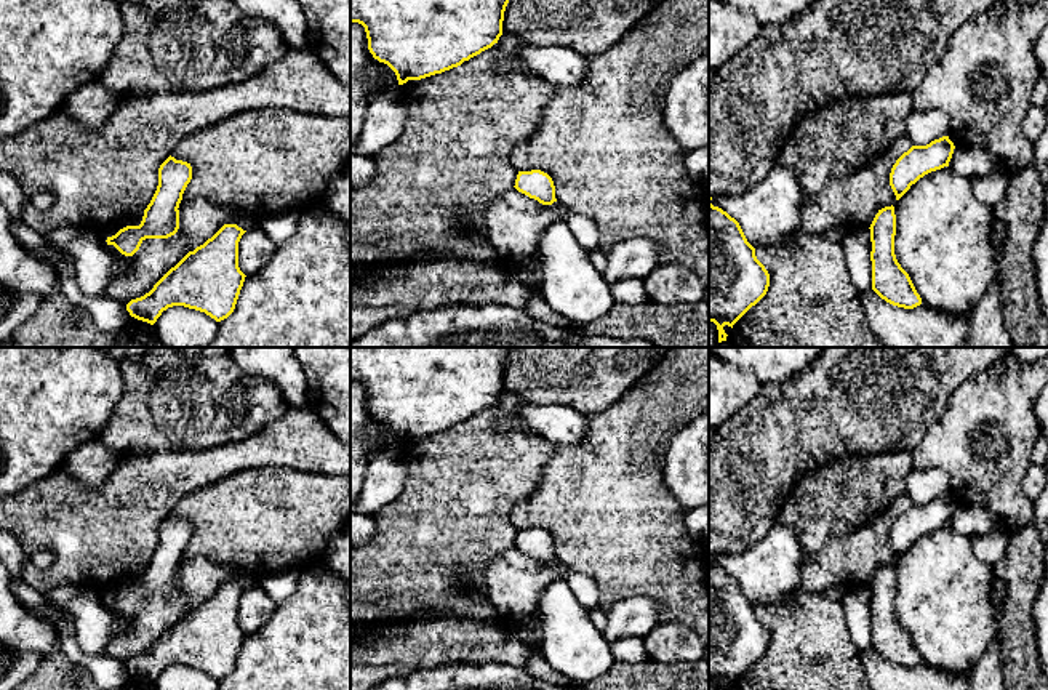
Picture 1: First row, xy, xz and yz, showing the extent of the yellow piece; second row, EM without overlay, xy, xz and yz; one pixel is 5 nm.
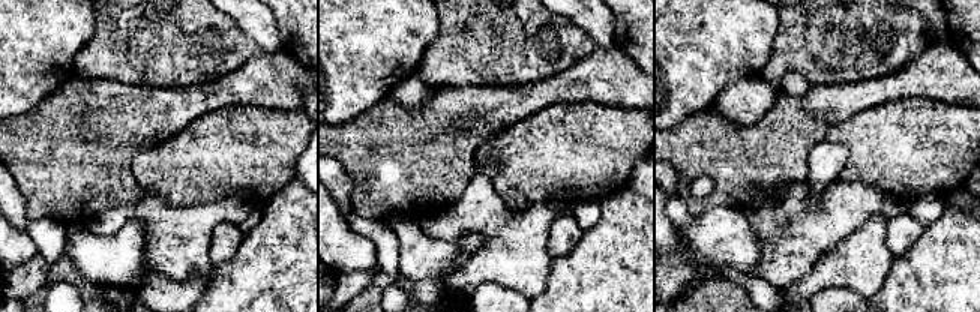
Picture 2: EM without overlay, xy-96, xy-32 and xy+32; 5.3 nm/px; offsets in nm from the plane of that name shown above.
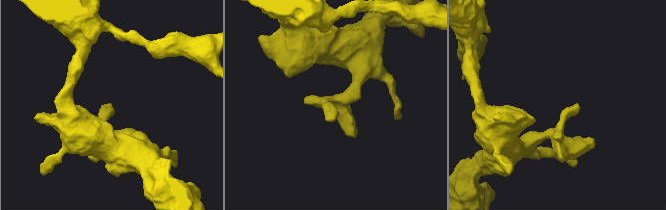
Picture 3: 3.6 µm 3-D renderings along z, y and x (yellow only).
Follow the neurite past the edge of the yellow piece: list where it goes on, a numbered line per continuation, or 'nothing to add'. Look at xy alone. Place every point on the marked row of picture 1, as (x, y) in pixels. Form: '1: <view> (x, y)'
nothing to add

